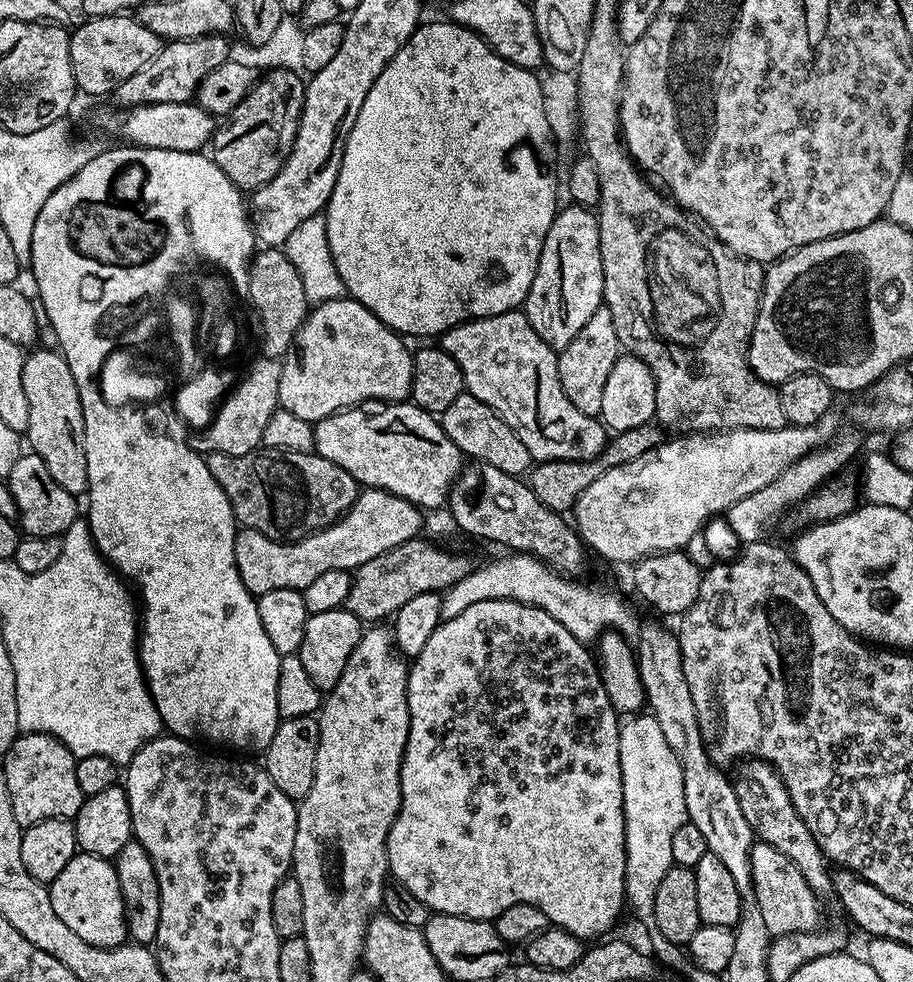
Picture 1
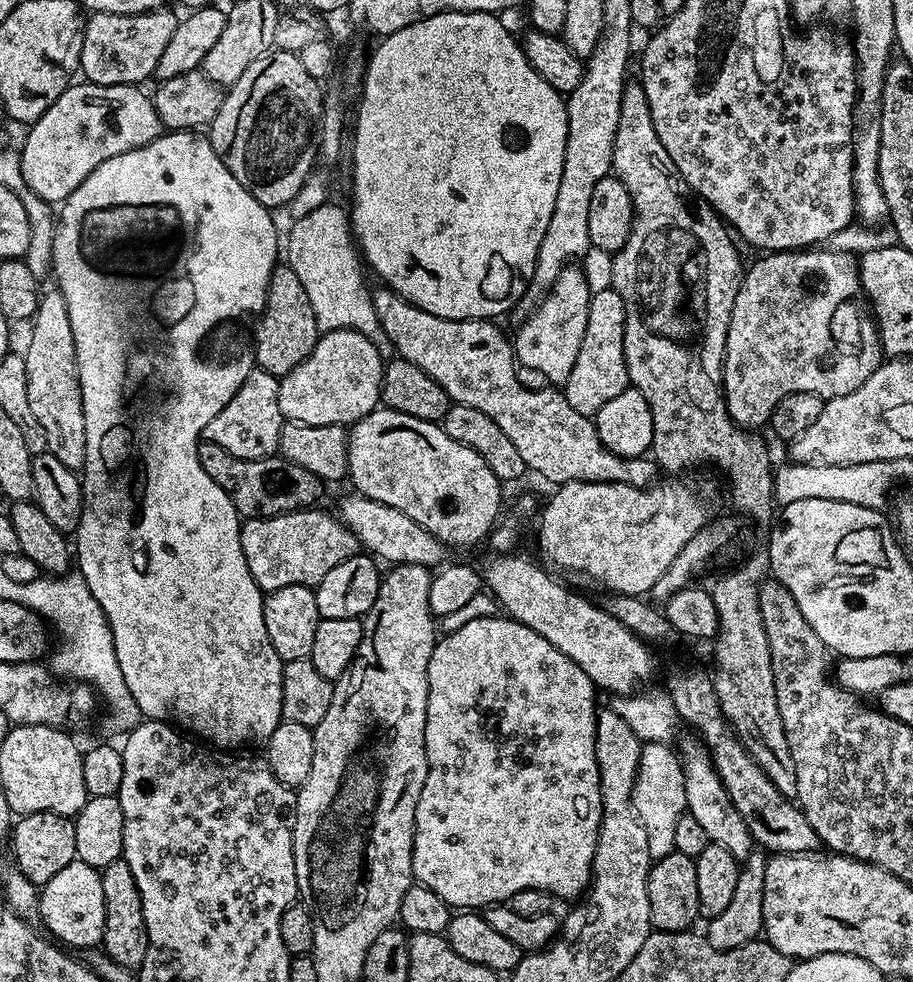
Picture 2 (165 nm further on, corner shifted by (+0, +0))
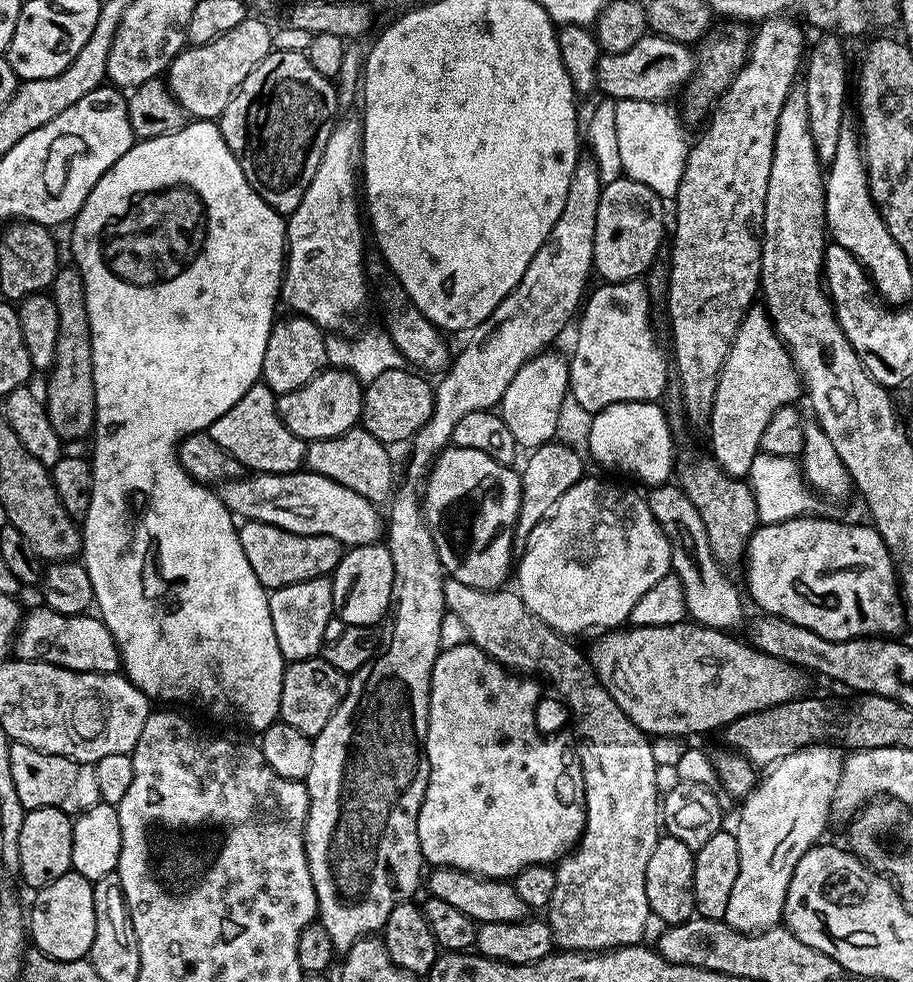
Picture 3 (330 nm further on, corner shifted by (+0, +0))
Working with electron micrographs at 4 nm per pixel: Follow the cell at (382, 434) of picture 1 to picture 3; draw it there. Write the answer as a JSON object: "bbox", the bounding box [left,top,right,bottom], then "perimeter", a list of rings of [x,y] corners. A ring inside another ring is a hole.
{"bbox":[422,446,521,592],"perimeter":[[[455,446],[445,448],[436,457],[426,477],[422,511],[451,579],[483,592],[503,589],[507,580],[509,583],[514,568],[512,539],[521,502],[520,472],[515,467],[494,462],[482,450]]]}

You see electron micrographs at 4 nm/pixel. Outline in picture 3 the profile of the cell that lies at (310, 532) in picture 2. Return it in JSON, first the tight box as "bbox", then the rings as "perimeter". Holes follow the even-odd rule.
{"bbox":[239,520,346,590],"perimeter":[[[257,520],[243,521],[239,530],[242,551],[250,562],[250,570],[254,570],[254,575],[265,590],[285,588],[319,576],[331,577],[346,551],[345,545],[329,536],[294,534],[290,530],[282,530]]]}

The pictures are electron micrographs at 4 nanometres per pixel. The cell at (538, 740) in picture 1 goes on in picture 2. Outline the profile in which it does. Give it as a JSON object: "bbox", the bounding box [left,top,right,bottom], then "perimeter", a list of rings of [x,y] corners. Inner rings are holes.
{"bbox":[412,614,604,910],"perimeter":[[[497,614],[474,618],[466,626],[462,626],[460,630],[441,635],[437,639],[434,650],[430,654],[430,666],[428,667],[426,742],[424,743],[426,746],[426,758],[428,759],[428,773],[426,774],[426,782],[422,786],[422,794],[416,803],[416,813],[414,814],[416,829],[412,839],[412,875],[415,883],[434,890],[434,894],[438,894],[438,898],[445,900],[449,908],[453,910],[483,910],[491,905],[506,902],[511,896],[518,894],[518,890],[530,890],[531,888],[549,892],[554,898],[560,899],[561,896],[562,899],[568,900],[567,902],[583,897],[584,893],[588,891],[588,885],[592,878],[592,863],[594,862],[596,843],[600,833],[600,820],[604,817],[604,803],[600,793],[600,775],[598,774],[598,758],[596,757],[596,714],[598,711],[596,695],[598,695],[596,685],[588,677],[586,670],[582,670],[582,666],[578,666],[578,662],[566,658],[566,654],[562,654],[562,650],[558,650],[558,646],[550,646],[550,642],[546,642],[546,638],[542,638],[542,634],[530,630],[530,626],[522,626],[517,620],[513,620],[507,615]]]}

